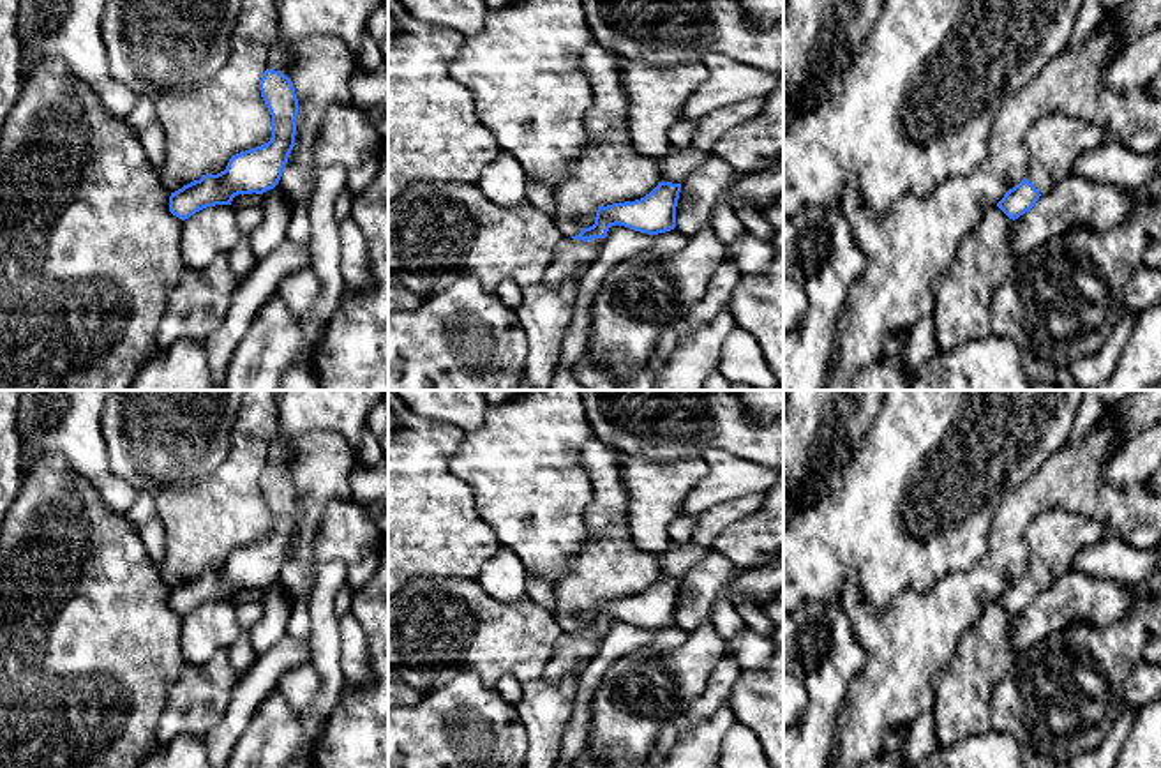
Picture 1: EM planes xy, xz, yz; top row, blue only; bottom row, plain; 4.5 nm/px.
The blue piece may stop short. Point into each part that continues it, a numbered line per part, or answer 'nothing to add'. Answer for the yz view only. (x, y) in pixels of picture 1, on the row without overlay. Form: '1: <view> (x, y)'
1: yz (1054, 537)

